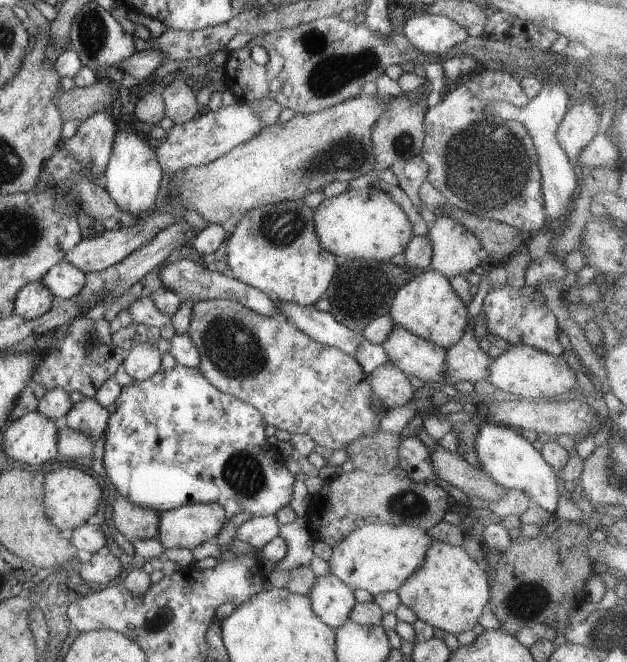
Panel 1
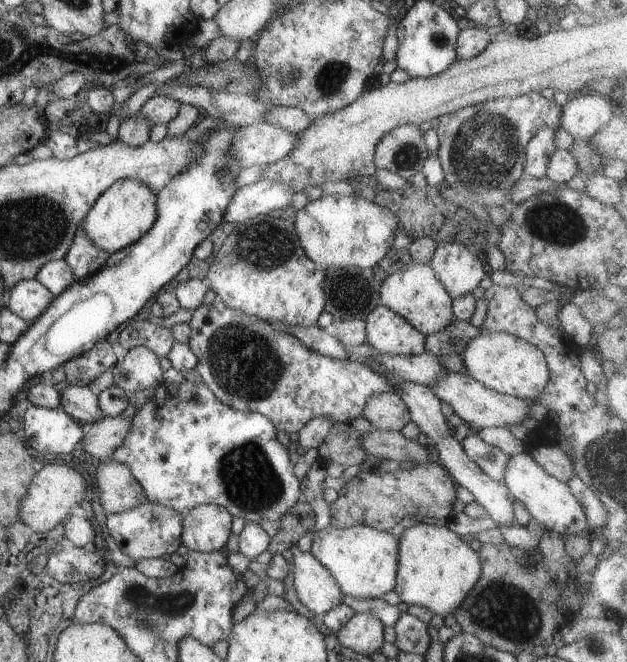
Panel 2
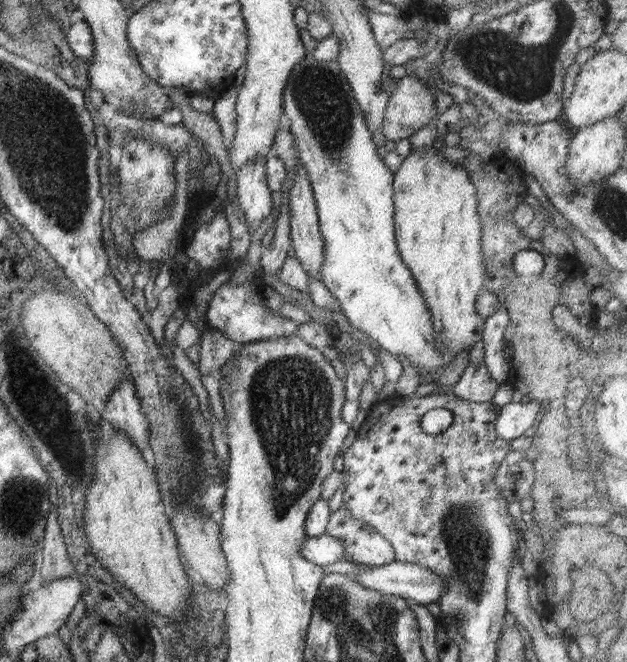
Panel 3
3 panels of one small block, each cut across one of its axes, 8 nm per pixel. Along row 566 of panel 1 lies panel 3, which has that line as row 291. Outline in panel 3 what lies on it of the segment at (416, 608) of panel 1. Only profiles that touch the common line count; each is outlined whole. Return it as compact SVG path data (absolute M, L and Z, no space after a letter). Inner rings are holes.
M437 145L431 148L423 148L422 146L415 146L415 150L410 152L408 157L404 157L404 161L402 161L402 165L400 165L400 169L393 174L393 188L394 188L394 230L395 230L395 238L397 242L398 252L400 256L403 258L403 261L406 263L406 266L410 269L420 292L422 293L422 297L424 297L424 301L426 301L426 305L428 309L430 309L430 315L432 315L432 326L434 327L434 332L437 334L437 338L441 340L441 344L447 348L445 352L445 358L449 358L449 360L454 360L454 357L457 354L460 354L462 350L465 348L470 350L473 348L476 342L480 342L480 339L483 337L483 330L485 327L485 319L476 312L476 299L478 299L478 295L480 295L480 291L483 290L483 284L485 279L485 264L484 264L484 255L481 251L481 219L477 214L477 206L478 206L478 198L476 195L476 188L472 181L470 181L470 176L462 167L459 166L458 163L454 163L451 160L447 160L439 154Z

